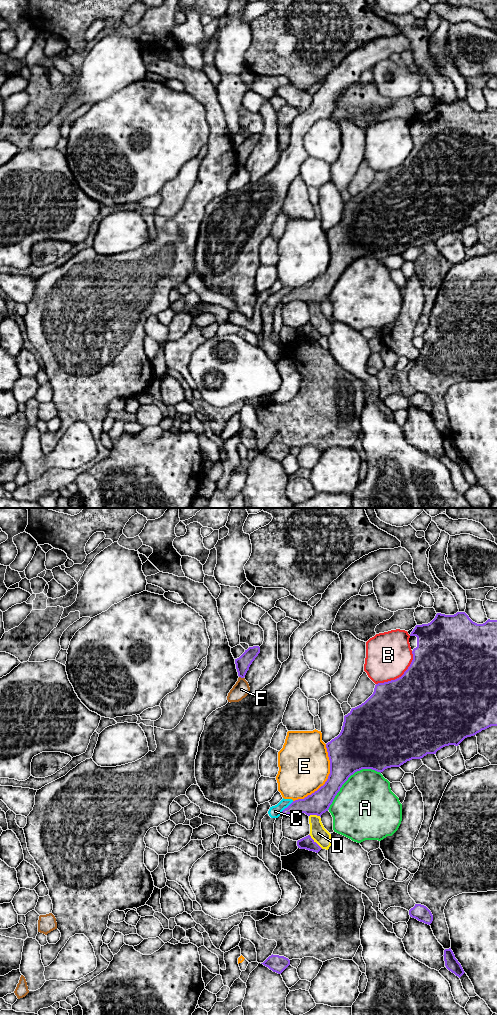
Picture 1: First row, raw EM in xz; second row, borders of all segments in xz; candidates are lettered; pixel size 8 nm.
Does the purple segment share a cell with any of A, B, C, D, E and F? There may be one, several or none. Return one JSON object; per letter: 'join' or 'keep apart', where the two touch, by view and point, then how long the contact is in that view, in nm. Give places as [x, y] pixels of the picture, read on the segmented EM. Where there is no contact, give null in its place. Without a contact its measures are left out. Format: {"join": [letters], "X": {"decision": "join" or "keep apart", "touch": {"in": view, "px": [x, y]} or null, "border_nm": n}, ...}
{"join": [], "A": {"decision": "keep apart", "touch": {"in": "xz", "px": [348, 777]}, "border_nm": 550}, "B": {"decision": "keep apart", "touch": {"in": "xz", "px": [401, 676]}, "border_nm": 400}, "C": {"decision": "keep apart", "touch": {"in": "xz", "px": [287, 807]}, "border_nm": 140}, "D": {"decision": "keep apart", "touch": {"in": "xz", "px": [315, 842]}, "border_nm": 160}, "E": {"decision": "keep apart", "touch": {"in": "xz", "px": [327, 779]}, "border_nm": 550}, "F": {"decision": "keep apart", "touch": {"in": "xz", "px": [241, 677]}, "border_nm": 40}}

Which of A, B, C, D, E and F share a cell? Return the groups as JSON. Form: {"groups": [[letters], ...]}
{"groups": [["A"], ["B"], ["C", "D"], ["E"], ["F"]]}

